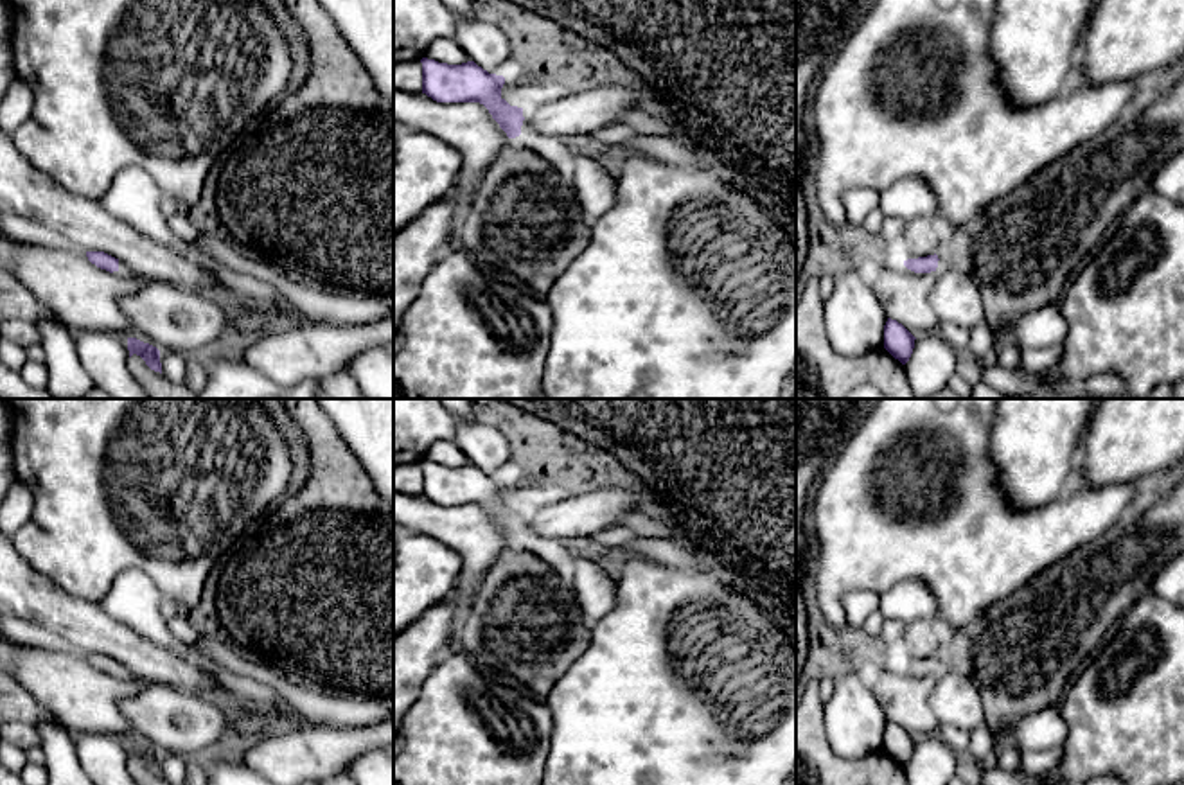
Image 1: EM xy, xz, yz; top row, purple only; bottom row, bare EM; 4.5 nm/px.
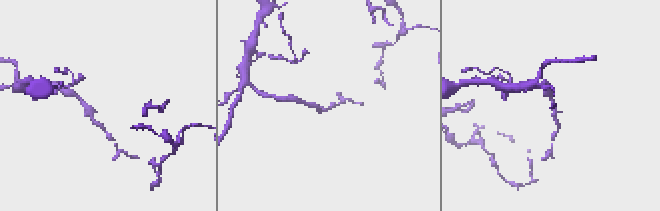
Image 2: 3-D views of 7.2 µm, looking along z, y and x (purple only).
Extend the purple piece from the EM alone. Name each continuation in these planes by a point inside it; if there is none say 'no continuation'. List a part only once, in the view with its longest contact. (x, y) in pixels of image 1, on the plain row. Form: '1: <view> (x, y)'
1: xz (545, 546)

